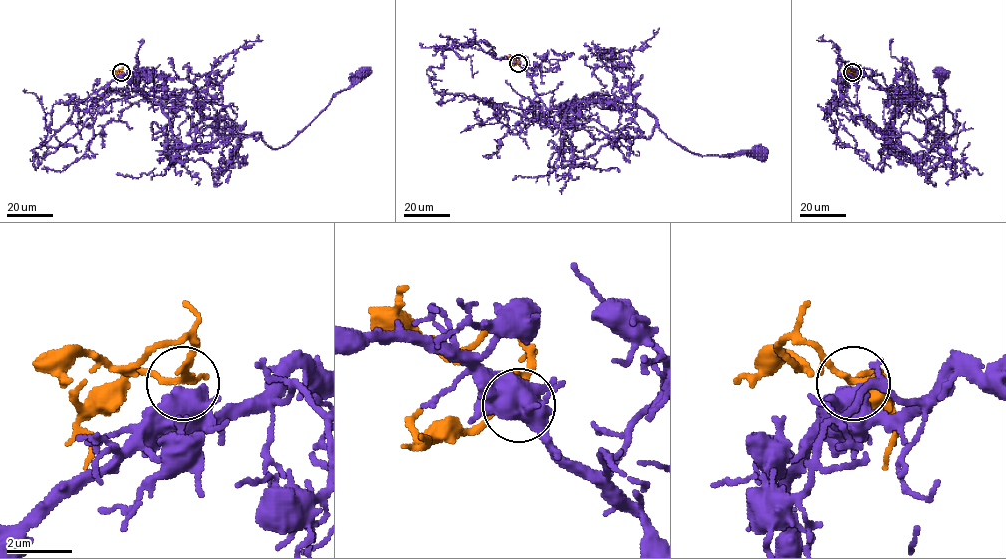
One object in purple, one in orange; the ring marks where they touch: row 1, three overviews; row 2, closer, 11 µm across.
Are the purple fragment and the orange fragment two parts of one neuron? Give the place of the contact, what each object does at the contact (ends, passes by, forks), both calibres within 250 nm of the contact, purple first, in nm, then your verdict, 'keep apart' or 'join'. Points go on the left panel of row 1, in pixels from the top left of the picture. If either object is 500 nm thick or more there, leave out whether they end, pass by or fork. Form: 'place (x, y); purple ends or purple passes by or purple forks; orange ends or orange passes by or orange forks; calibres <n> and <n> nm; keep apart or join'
place (121, 72); calibres 500 and 160 nm; join

